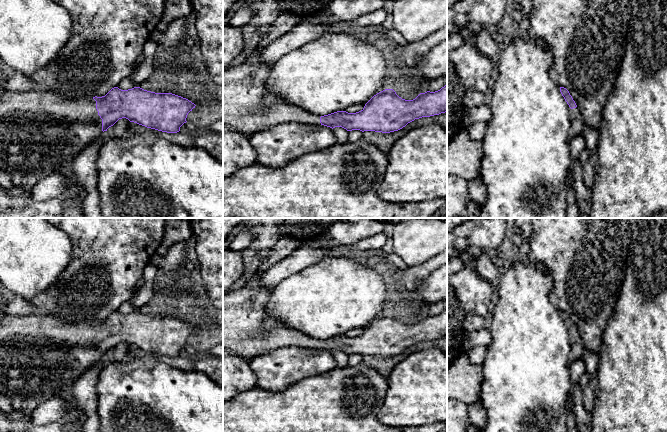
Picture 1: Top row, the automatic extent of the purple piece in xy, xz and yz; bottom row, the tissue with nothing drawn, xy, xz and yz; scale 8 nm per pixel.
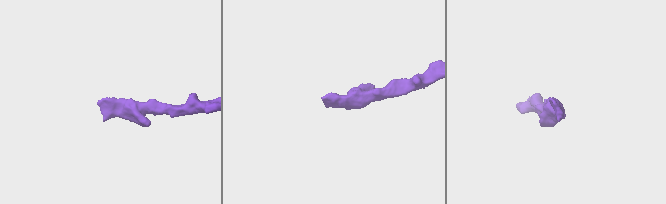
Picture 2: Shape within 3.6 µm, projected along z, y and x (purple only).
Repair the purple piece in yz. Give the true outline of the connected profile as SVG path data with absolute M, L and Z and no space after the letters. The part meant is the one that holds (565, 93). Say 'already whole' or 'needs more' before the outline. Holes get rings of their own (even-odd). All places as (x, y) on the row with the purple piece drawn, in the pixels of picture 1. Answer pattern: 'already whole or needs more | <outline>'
needs more | M560 87L560 92L564 97L565 101L569 105L569 114L570 114L570 130L569 130L569 141L582 133L583 128L583 117L580 110L577 108L575 101L573 100L572 96L570 95L569 91L564 88Z

